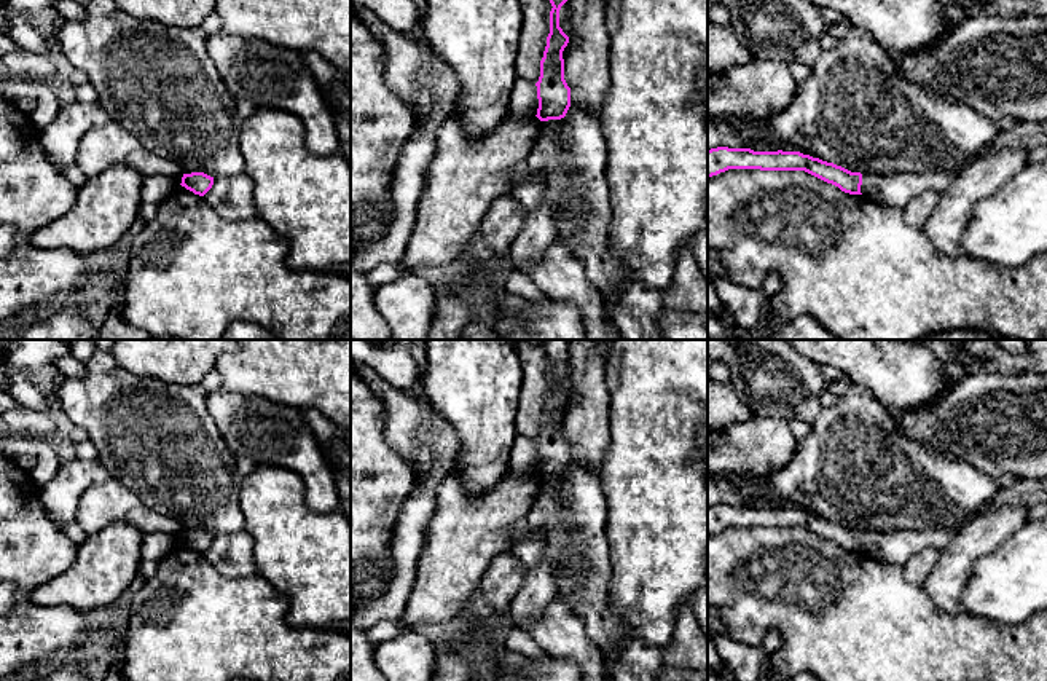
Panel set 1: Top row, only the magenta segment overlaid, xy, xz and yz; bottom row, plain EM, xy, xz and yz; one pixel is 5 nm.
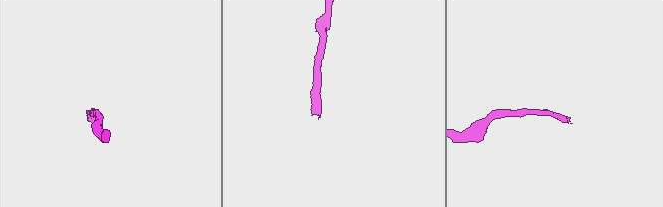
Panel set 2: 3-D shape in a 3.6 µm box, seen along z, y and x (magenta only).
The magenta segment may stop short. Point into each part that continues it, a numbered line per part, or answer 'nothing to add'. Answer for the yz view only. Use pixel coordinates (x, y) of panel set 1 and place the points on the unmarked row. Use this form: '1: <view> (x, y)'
1: yz (896, 547)

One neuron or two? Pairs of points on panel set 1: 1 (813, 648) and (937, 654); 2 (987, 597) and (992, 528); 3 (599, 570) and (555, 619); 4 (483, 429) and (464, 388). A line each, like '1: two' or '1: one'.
1: one
2: two
3: two
4: one

